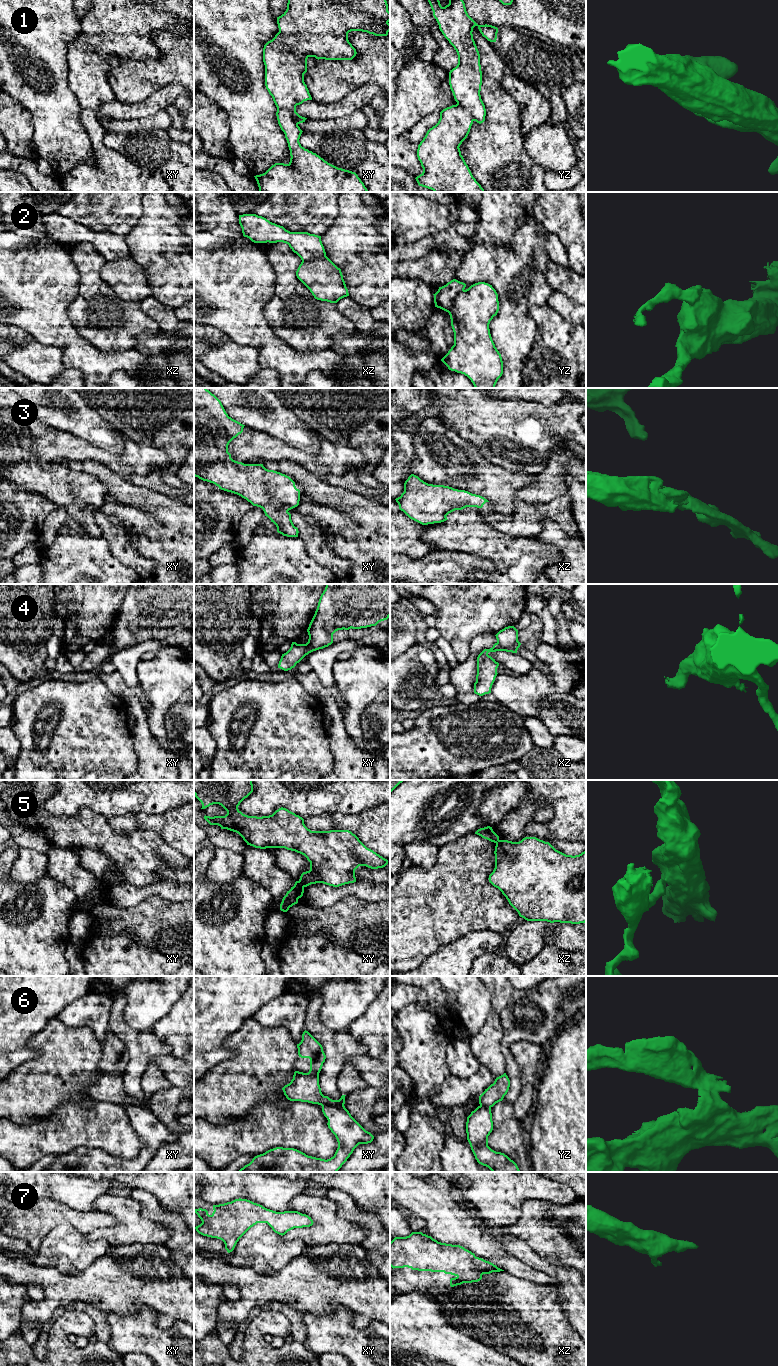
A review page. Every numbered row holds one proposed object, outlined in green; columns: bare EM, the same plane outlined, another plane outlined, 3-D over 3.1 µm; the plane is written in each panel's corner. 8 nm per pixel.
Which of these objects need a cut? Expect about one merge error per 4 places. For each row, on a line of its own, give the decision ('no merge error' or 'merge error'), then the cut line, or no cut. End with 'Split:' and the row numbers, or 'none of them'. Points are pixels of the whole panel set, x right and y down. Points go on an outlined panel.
1: merge error | xy (277, 107), (286, 109), (297, 124)
2: merge error | xz (325, 255), (302, 261)
3: no merge error | no cut
4: no merge error | no cut
5: merge error | xy (299, 880), (303, 887)
6: merge error | xy (343, 1105), (322, 1106)
7: no merge error | no cut
Split: 1, 2, 5, 6

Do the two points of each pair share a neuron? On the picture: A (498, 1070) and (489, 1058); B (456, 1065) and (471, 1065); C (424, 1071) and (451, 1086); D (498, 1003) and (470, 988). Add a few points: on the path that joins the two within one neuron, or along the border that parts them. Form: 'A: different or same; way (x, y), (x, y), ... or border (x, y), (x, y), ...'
A: same; way (497, 1067), (492, 1061)
B: same; way (460, 1064), (467, 1064)
C: different; border (450, 1074), (431, 1102)
D: different; border (485, 986), (492, 1002), (492, 1011), (486, 1022)

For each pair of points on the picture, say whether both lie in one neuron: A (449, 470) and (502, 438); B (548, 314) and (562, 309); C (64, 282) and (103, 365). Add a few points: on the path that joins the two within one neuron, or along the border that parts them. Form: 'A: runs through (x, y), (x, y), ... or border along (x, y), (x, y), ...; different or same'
A: border along (460, 438), (468, 440), (484, 457), (498, 465); different
B: border along (546, 304), (564, 319), (574, 324); different
C: runs through (57, 304), (57, 326), (81, 350); same

